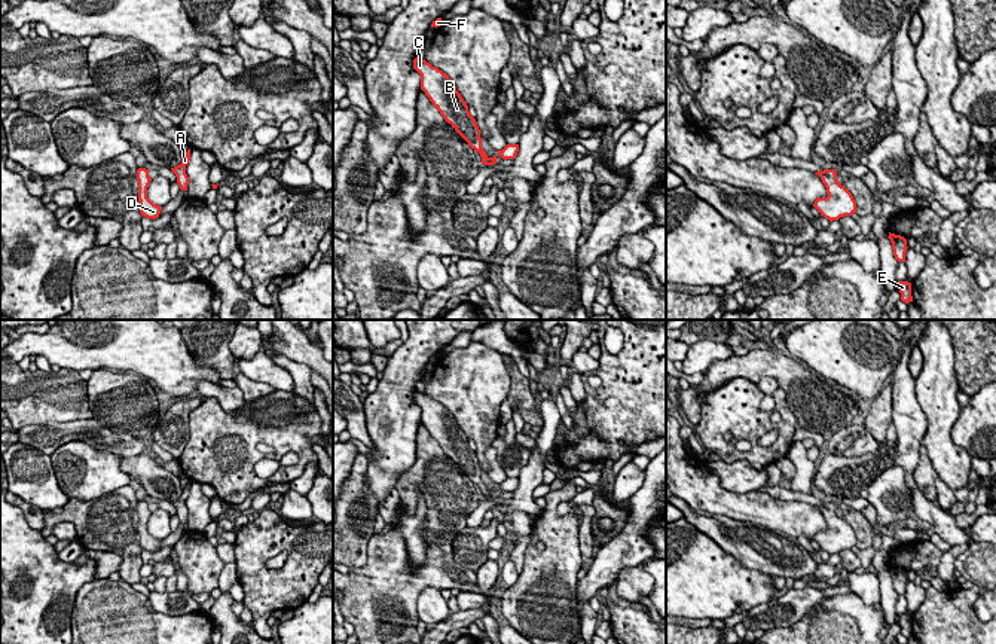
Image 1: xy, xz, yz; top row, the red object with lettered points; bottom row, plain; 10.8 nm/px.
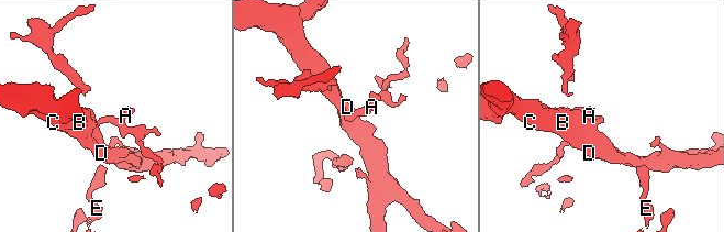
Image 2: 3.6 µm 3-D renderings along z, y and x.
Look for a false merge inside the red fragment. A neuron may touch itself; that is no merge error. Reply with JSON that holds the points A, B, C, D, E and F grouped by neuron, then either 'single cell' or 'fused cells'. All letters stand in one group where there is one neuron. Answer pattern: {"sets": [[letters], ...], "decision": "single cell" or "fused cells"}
{"sets": [["A", "E"], ["B", "C", "D", "F"]], "decision": "fused cells"}

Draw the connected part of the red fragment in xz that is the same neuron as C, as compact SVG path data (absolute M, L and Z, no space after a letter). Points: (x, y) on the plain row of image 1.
M418 390L413 393L413 402L421 408L421 422L444 454L452 458L471 482L482 486L477 455L470 448L467 436L449 409Z

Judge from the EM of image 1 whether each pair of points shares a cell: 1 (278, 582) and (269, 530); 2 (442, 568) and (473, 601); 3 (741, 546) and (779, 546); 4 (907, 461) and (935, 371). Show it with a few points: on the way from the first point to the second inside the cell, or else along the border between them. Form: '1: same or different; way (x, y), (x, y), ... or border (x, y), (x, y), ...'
1: same; way (265, 571), (260, 567), (260, 543)
2: different; border (461, 591), (479, 592)
3: same; way (749, 546), (770, 546)
4: different; border (913, 380), (916, 400), (926, 420), (922, 443)

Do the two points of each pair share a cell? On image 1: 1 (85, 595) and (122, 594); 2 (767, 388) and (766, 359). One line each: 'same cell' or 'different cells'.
1: same cell
2: different cells

